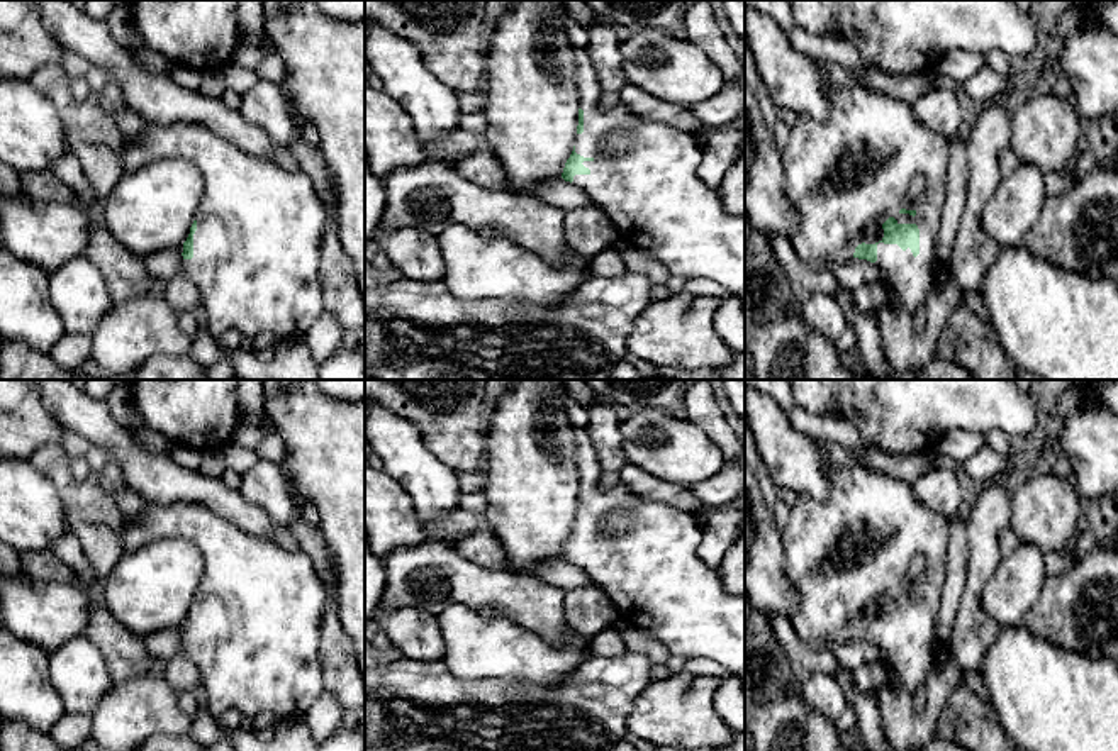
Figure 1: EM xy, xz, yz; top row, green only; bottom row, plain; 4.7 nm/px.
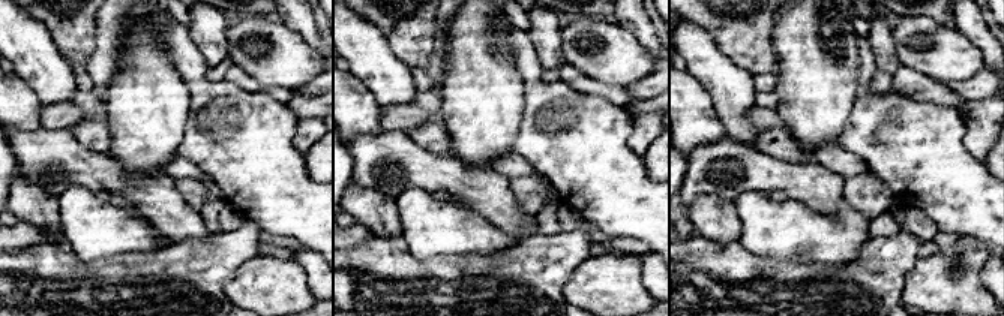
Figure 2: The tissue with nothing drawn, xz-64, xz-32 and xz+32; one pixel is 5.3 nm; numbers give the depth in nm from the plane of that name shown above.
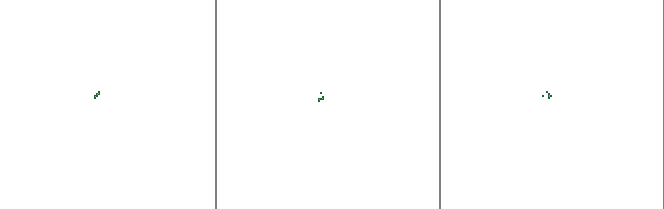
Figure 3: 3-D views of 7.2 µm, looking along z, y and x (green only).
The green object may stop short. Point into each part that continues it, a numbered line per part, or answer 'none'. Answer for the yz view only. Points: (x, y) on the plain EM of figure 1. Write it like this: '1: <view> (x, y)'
1: yz (845, 556)

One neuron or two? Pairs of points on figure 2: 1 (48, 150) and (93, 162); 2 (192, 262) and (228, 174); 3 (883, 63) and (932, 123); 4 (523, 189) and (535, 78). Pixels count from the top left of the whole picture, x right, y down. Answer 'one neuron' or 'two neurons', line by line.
1: one neuron
2: two neurons
3: two neurons
4: two neurons

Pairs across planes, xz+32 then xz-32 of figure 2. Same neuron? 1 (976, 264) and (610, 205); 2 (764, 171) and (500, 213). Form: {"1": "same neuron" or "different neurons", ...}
{"1": "different neurons", "2": "same neuron"}

